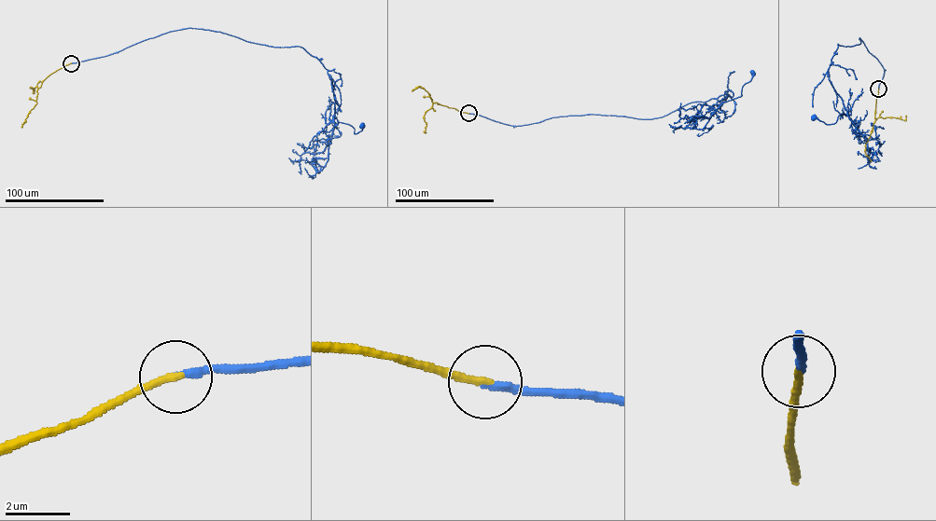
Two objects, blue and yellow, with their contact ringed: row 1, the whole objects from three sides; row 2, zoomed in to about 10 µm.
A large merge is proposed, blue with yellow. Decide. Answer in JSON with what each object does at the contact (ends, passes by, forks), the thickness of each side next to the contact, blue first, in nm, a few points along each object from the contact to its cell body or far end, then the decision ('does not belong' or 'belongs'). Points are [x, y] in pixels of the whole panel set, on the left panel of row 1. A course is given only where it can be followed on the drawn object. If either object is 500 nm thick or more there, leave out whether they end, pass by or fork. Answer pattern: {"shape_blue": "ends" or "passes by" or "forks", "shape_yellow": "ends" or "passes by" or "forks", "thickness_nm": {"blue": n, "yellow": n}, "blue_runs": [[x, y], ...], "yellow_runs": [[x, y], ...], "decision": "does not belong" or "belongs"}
{"shape_blue": "ends", "shape_yellow": "ends", "thickness_nm": {"blue": 240, "yellow": 240}, "blue_runs": [[71, 62], [188, 28], [274, 47], [300, 46], [328, 70], [333, 121], [351, 125], [354, 133], [362, 126]], "yellow_runs": [[71, 63], [43, 81], [37, 89], [36, 103], [21, 128]], "decision": "belongs"}

